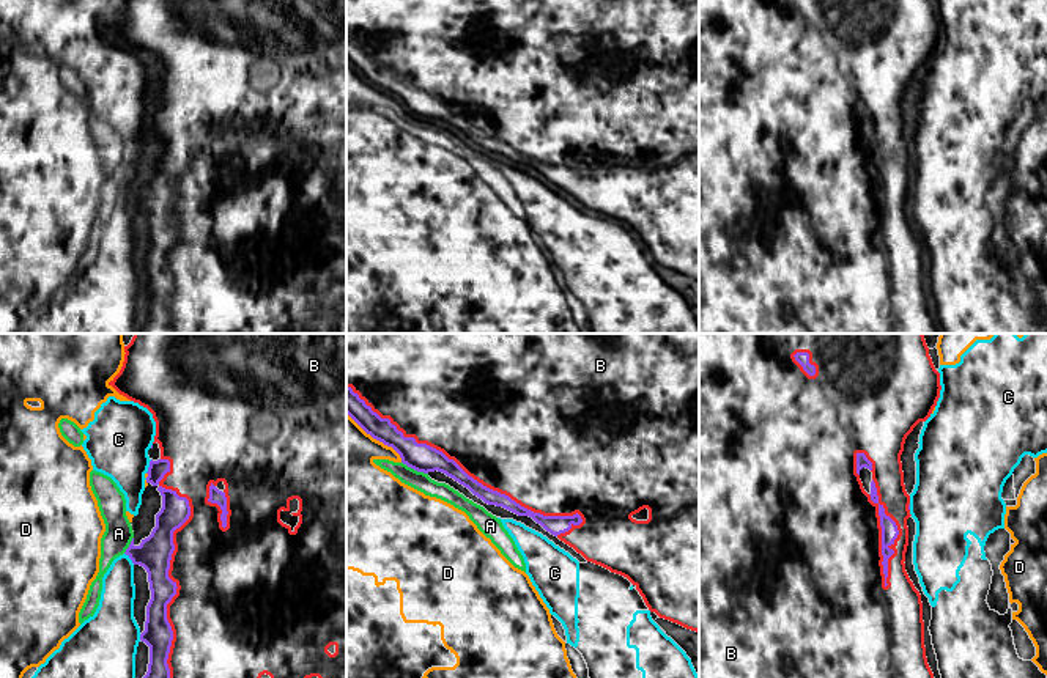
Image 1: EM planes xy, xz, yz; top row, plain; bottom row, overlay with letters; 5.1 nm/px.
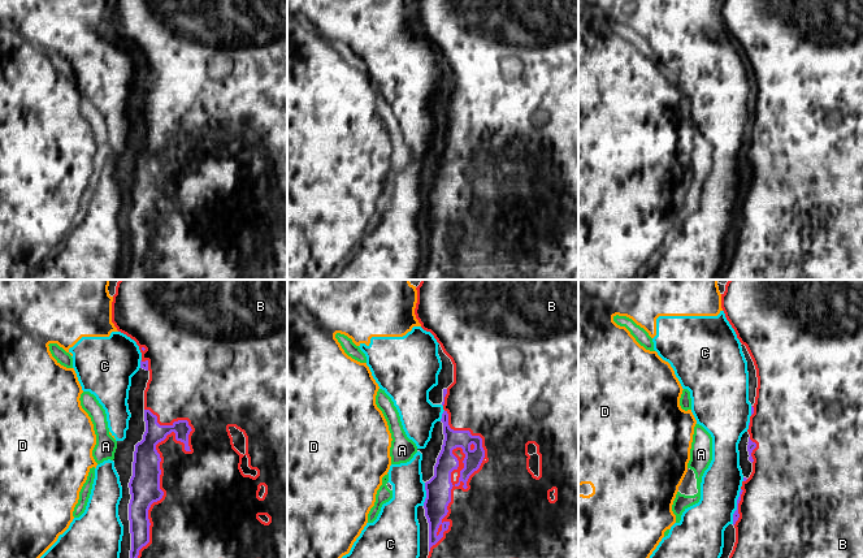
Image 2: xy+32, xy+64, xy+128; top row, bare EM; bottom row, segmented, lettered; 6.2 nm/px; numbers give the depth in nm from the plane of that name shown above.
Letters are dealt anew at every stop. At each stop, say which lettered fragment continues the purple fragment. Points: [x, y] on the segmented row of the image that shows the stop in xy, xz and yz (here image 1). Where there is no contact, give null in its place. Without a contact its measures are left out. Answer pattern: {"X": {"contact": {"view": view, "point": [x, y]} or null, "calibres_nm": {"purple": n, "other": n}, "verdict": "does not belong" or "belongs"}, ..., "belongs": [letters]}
{"A": {"contact": {"view": "xz", "point": [414, 469]}, "calibres_nm": {"purple": 140, "other": 90}, "verdict": "does not belong"}, "B": {"contact": {"view": "xz", "point": [465, 472]}, "calibres_nm": {"purple": 140, "other": 500}, "verdict": "belongs"}, "C": {"contact": {"view": "xy", "point": [150, 466]}, "calibres_nm": {"purple": 90, "other": 320}, "verdict": "does not belong"}, "D": {"contact": {"view": "xz", "point": [377, 439]}, "calibres_nm": {"purple": 140, "other": 320}, "verdict": "does not belong"}, "belongs": ["B"]}

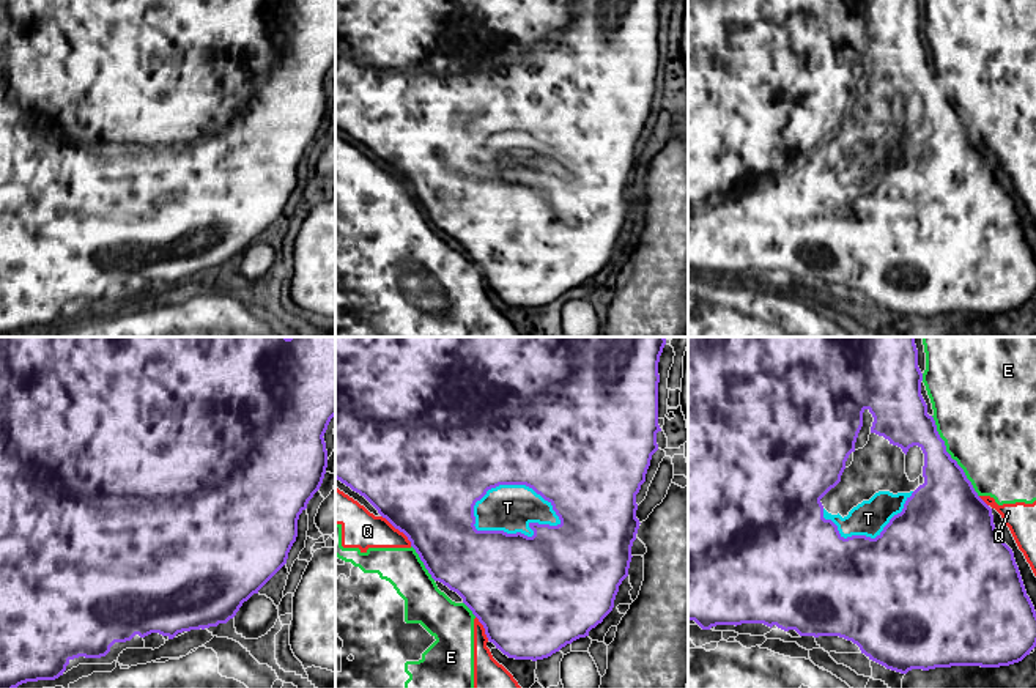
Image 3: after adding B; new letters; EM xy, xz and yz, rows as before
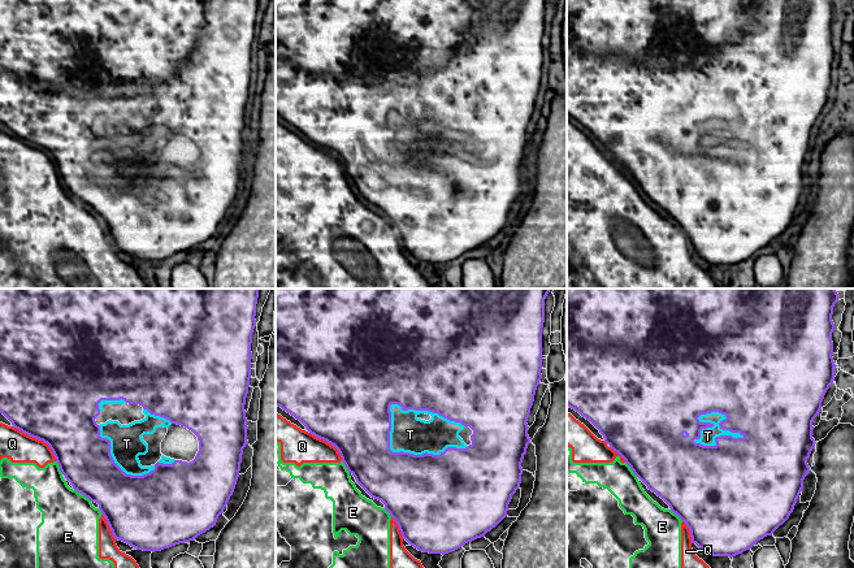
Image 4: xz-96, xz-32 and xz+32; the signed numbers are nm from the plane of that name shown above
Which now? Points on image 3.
{"E": {"contact": {"view": "yz", "point": [950, 457]}, "calibres_nm": {"purple": 320, "other": 480}, "verdict": "does not belong"}, "Q": {"contact": {"view": "xz", "point": [399, 529]}, "calibres_nm": {"purple": 500, "other": 190}, "verdict": "does not belong"}, "T": {"contact": {"view": "xz", "point": [521, 484]}, "calibres_nm": {"purple": 500, "other": 240}, "verdict": "belongs"}, "belongs": ["T"]}

